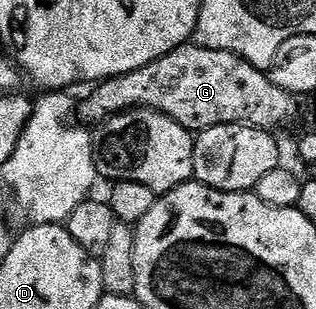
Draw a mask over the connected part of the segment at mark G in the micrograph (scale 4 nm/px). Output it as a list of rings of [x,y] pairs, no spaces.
[[[196,45],[177,47],[171,53],[151,61],[151,65],[143,65],[143,69],[135,69],[117,79],[106,79],[94,86],[93,91],[82,103],[79,103],[79,119],[85,125],[100,125],[122,115],[125,111],[144,109],[158,111],[171,121],[183,125],[190,133],[206,131],[215,125],[231,125],[246,123],[249,127],[278,129],[284,123],[293,123],[297,119],[298,96],[287,93],[275,85],[266,72],[251,65],[241,55],[219,49],[207,49]]]

